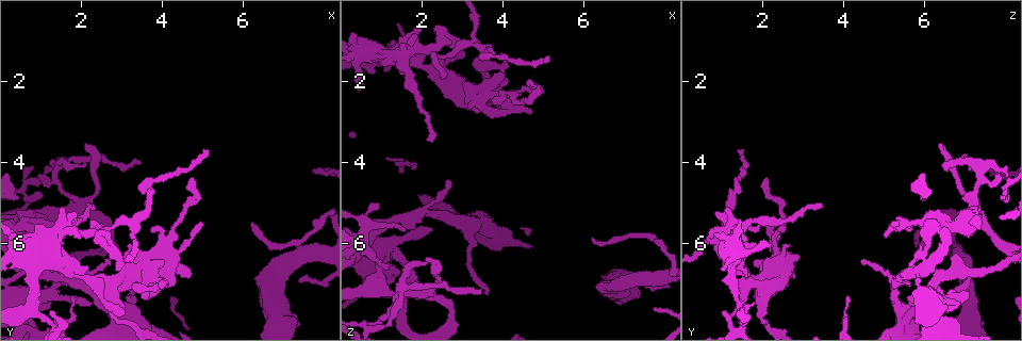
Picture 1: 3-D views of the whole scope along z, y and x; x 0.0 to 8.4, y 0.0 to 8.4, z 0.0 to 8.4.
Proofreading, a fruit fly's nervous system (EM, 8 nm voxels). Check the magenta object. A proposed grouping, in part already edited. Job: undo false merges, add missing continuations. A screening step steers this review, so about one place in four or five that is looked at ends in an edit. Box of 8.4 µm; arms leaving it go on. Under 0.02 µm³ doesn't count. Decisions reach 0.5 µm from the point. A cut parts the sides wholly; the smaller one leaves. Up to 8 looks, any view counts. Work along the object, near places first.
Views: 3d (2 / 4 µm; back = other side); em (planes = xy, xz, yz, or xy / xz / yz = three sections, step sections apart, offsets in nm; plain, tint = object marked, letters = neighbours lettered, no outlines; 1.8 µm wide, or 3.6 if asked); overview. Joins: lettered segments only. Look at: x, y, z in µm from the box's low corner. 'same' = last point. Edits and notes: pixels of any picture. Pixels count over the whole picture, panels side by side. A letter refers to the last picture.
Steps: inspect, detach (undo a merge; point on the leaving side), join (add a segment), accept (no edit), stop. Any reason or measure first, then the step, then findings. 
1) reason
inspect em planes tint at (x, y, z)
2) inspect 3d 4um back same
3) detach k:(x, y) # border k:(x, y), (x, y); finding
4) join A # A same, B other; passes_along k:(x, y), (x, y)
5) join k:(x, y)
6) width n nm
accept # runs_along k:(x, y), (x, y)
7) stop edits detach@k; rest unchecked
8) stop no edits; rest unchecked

narrows sharply
inspect em planes letters at (2.65, 7.05, 2.00)

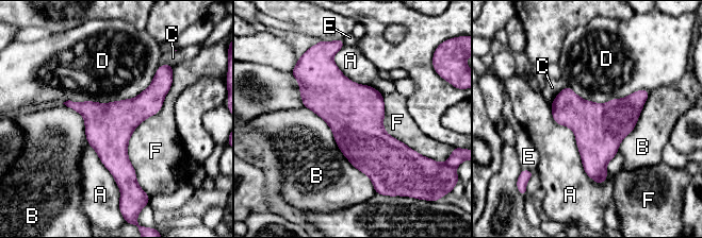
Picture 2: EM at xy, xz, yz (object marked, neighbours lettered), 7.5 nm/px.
width 360 nm
accept # A other, B other, C other, D other, E other, F other; border 2:(160, 65), (134, 97), (63, 103); one neuron here

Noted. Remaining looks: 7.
inspect 3d 2um at (2.65, 6.40, 4.45)

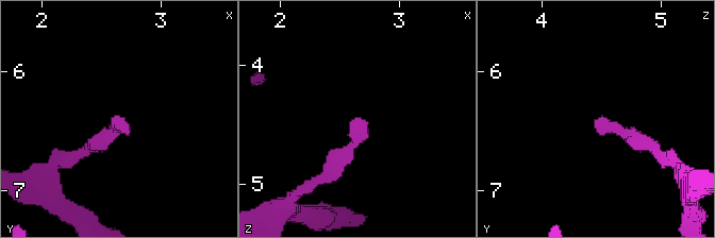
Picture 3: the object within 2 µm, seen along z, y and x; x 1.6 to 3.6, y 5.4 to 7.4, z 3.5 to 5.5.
need the tissue
inspect em planes plain at (2.60, 6.40, 4.46)

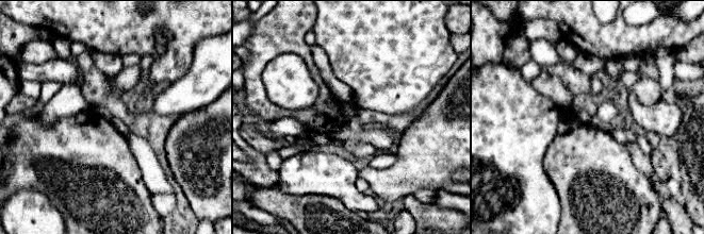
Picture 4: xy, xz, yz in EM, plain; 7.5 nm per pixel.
see the neighbours
inspect em planes letters same

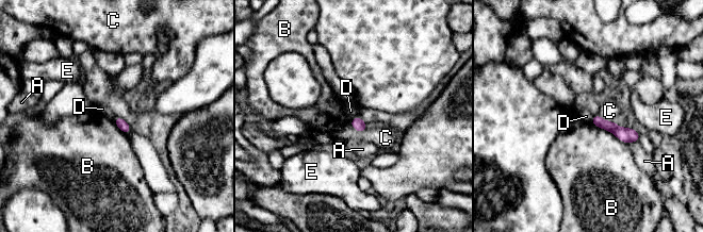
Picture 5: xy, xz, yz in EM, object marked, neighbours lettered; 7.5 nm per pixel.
accept # A other, B other, C other, D other, E other; border 5:(357, 115), (349, 121); no lettered segment goes on from it

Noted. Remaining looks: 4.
branch stops here
inspect 3d 2um back at (4.00, 6.25, 2.85)

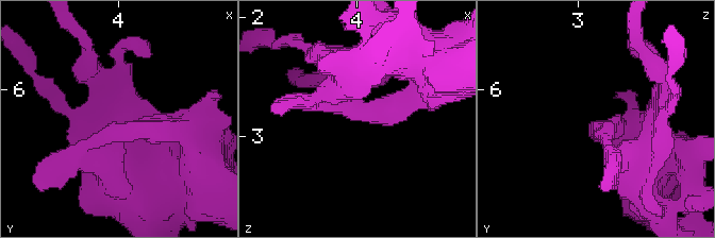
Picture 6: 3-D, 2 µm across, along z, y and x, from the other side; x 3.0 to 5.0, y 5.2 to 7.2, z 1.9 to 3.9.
inspect em yz step 4 tint at (3.94, 6.32, 2.84)

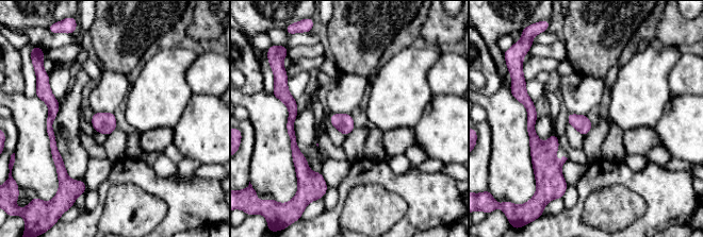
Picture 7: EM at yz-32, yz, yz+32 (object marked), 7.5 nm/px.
inspect em planes letters same

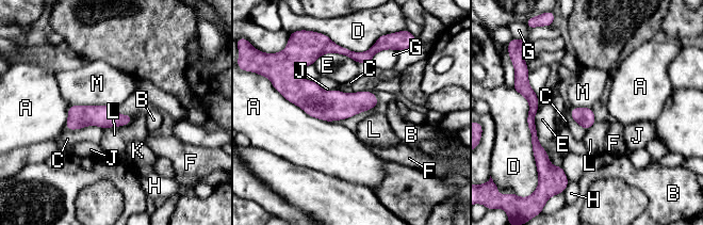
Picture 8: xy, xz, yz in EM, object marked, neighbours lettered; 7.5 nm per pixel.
accept # A other, B other, C other, D other, E other, F other, G other, H other, J other, K other, L other, M other; runs_along 8:(290, 97), (374, 101); no lettered segment goes on from it

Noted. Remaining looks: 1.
stop no edits; rest unchecked

